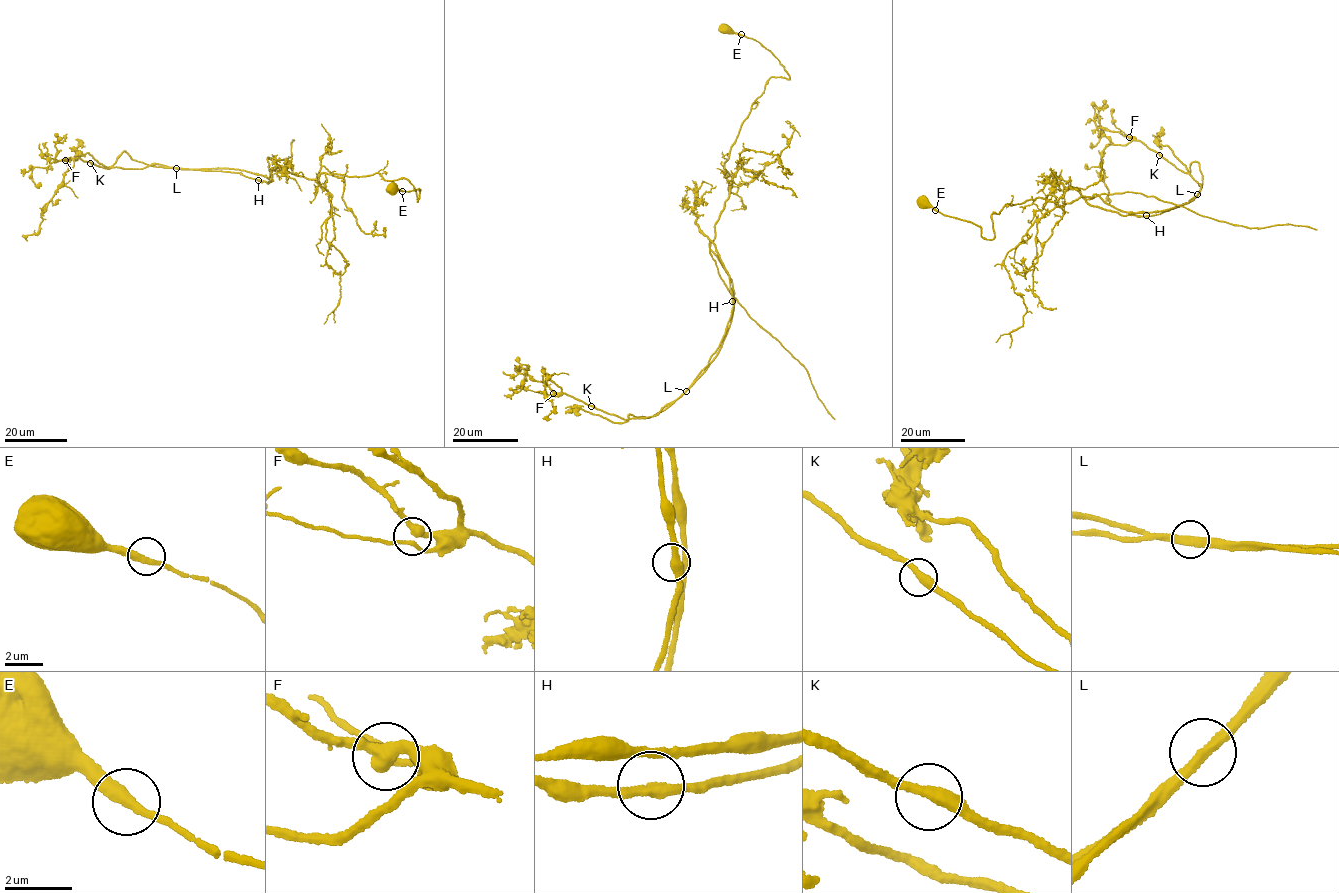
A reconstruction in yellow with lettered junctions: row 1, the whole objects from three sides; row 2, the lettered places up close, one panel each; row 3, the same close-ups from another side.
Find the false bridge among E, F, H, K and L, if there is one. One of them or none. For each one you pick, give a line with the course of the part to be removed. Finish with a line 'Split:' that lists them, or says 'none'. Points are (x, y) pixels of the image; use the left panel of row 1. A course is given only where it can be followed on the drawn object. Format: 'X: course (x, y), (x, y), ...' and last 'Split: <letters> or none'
L: course (176, 168), (238, 173), (268, 183), (274, 181), (266, 158), (278, 160), (290, 157), (290, 144), (294, 140)
Split: L

